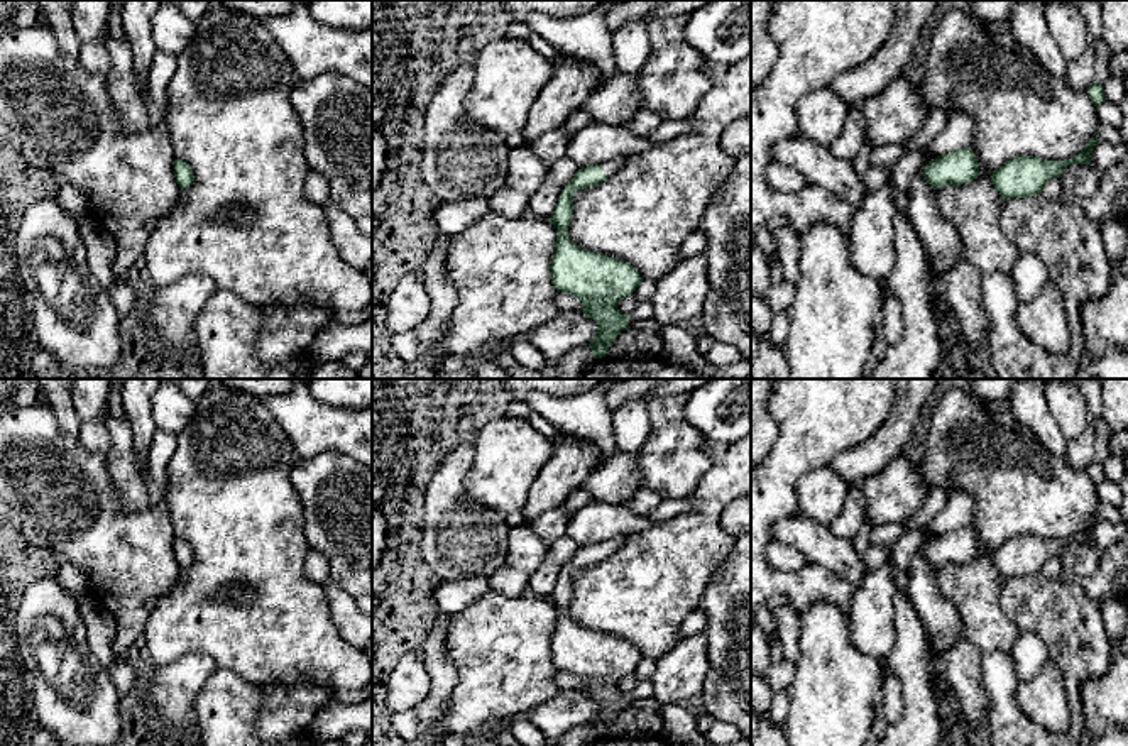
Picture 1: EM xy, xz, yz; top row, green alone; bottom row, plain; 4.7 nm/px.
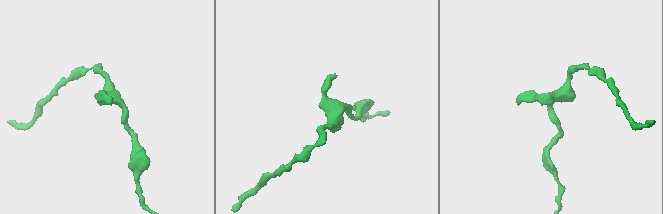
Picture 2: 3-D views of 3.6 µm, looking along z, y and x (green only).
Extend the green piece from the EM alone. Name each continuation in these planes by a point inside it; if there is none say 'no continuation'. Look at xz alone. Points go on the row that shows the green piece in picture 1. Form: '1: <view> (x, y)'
1: xz (609, 168)

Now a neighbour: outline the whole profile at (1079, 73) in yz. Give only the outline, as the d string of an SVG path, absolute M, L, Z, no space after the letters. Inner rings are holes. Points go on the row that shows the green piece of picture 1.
M1089 0L1079 10L1087 25L1089 46L1079 59L1067 63L1065 78L1074 90L1087 90L1094 83L1096 44L1103 39L1101 3L1099 0Z

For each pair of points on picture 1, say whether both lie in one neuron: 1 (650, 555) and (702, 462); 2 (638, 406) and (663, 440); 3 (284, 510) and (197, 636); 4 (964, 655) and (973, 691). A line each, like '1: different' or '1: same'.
1: different
2: different
3: same
4: same

